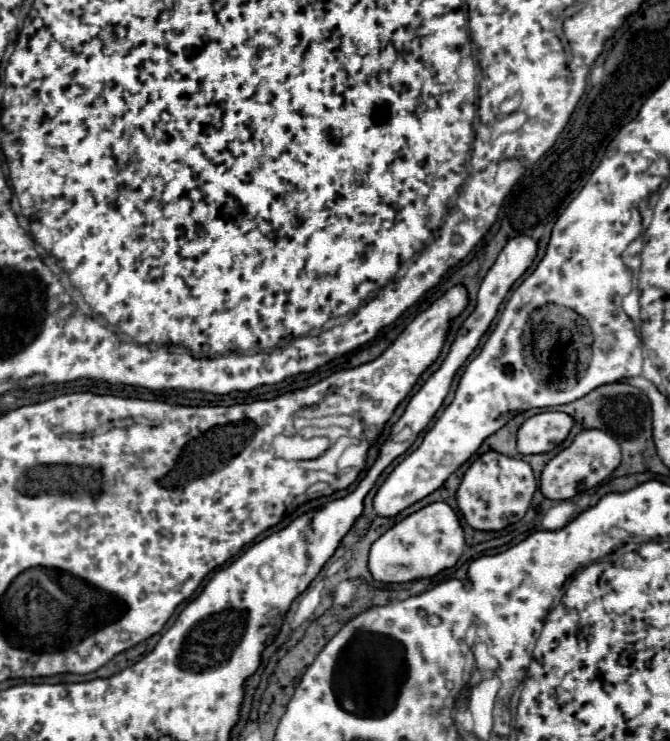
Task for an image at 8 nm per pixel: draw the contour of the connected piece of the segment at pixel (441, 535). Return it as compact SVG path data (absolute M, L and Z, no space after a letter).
M430 503L390 527L370 549L370 573L382 583L404 583L434 577L442 569L454 567L464 551L464 529L456 511L448 503Z

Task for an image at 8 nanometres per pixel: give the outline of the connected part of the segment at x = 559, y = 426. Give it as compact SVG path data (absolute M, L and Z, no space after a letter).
M538 413L518 429L518 451L522 455L552 451L566 439L572 425L574 419L566 413Z

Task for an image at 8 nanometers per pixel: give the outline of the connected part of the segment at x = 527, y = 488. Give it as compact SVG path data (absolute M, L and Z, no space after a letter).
M488 451L470 465L458 487L456 499L470 527L482 531L500 531L524 517L536 489L536 477L526 461L496 451Z

